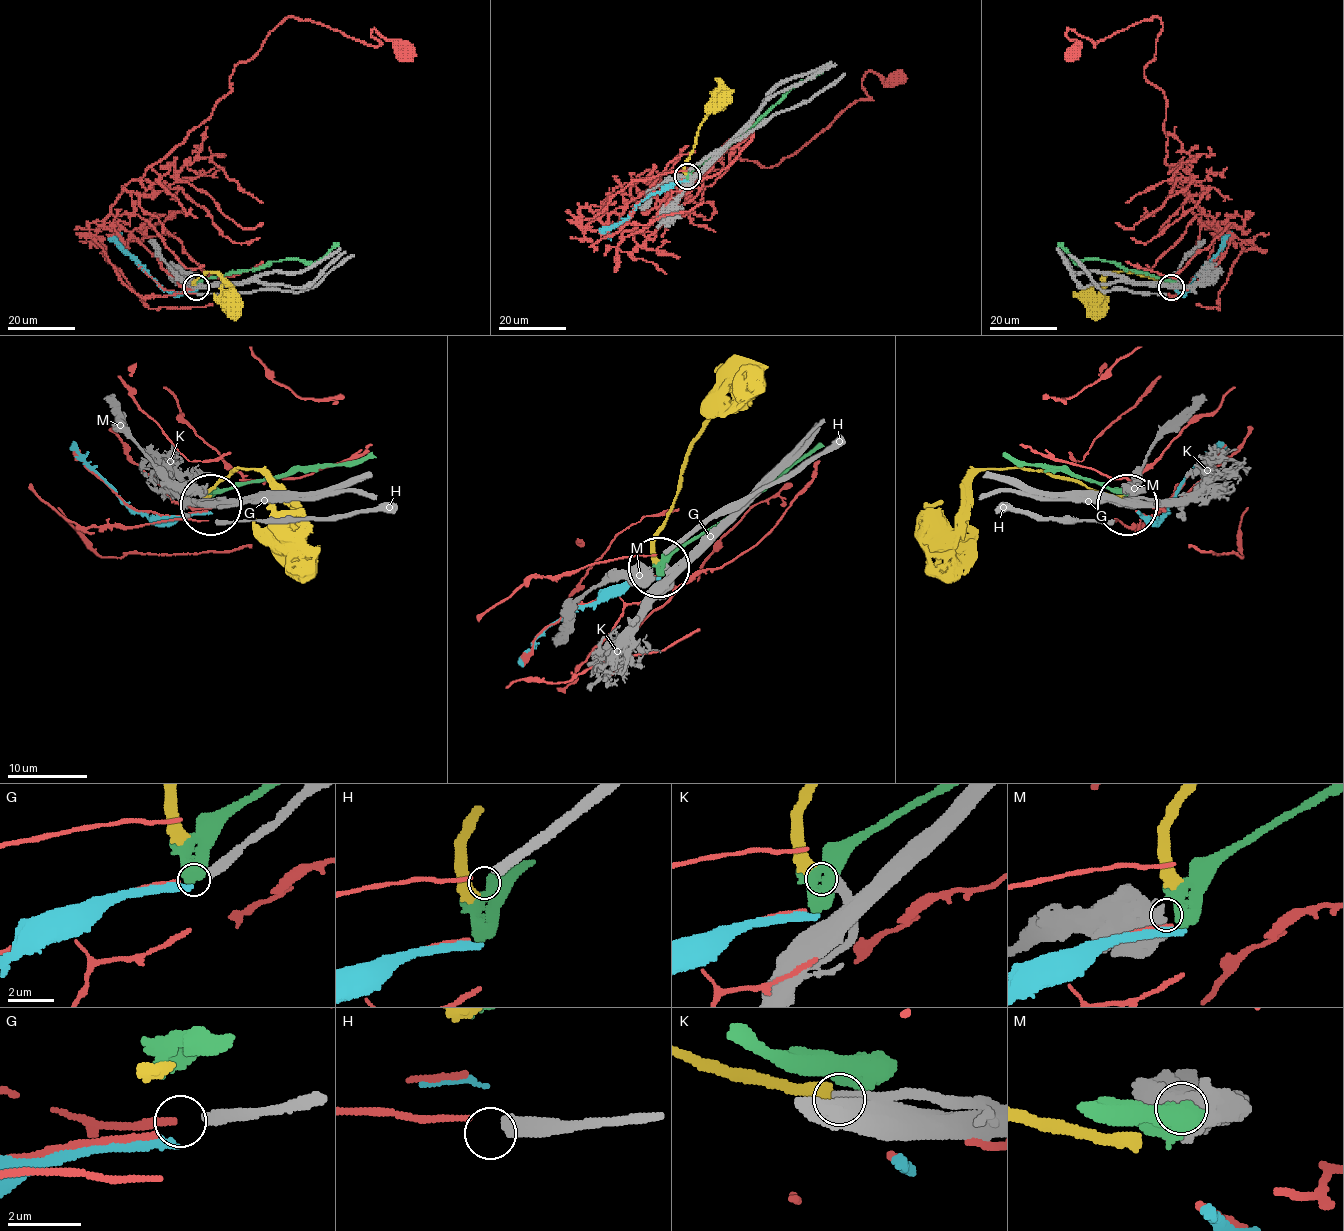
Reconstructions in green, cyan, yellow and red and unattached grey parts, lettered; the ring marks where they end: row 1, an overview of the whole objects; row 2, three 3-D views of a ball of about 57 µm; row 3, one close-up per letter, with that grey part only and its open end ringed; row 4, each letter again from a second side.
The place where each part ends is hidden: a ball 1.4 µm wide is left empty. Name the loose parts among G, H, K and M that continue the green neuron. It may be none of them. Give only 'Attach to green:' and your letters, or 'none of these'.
Attach to green: M

